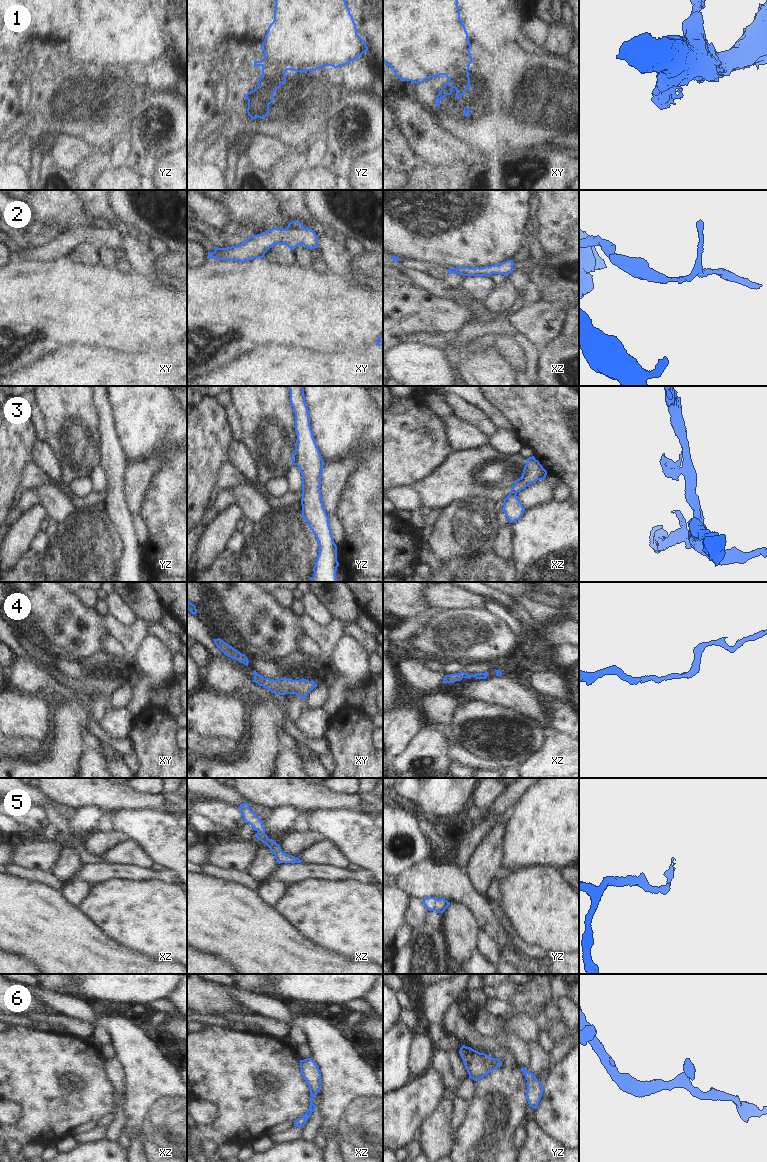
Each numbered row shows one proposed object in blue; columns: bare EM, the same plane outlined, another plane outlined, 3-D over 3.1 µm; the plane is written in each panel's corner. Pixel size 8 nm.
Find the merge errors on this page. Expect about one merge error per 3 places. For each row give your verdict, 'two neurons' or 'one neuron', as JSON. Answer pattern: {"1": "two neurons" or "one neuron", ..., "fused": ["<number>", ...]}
{"1": "two neurons", "2": "one neuron", "3": "two neurons", "4": "one neuron", "5": "one neuron", "6": "one neuron", "fused": ["1", "3"]}

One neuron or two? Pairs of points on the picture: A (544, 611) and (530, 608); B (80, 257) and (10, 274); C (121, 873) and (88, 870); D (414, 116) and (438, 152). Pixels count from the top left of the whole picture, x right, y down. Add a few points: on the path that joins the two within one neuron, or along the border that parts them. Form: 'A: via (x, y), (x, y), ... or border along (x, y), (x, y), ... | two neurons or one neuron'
A: via (541, 611), (533, 608) | one neuron
B: border along (67, 257), (76, 263), (92, 267) | two neurons
C: via (113, 871), (96, 871) | one neuron
D: via (421, 125), (426, 130), (426, 137), (432, 143) | one neuron

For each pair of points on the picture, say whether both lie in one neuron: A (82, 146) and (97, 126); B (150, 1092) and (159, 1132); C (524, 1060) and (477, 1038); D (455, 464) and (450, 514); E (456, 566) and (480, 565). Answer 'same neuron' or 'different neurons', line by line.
A: different neurons
B: same neuron
C: same neuron
D: different neurons
E: same neuron

